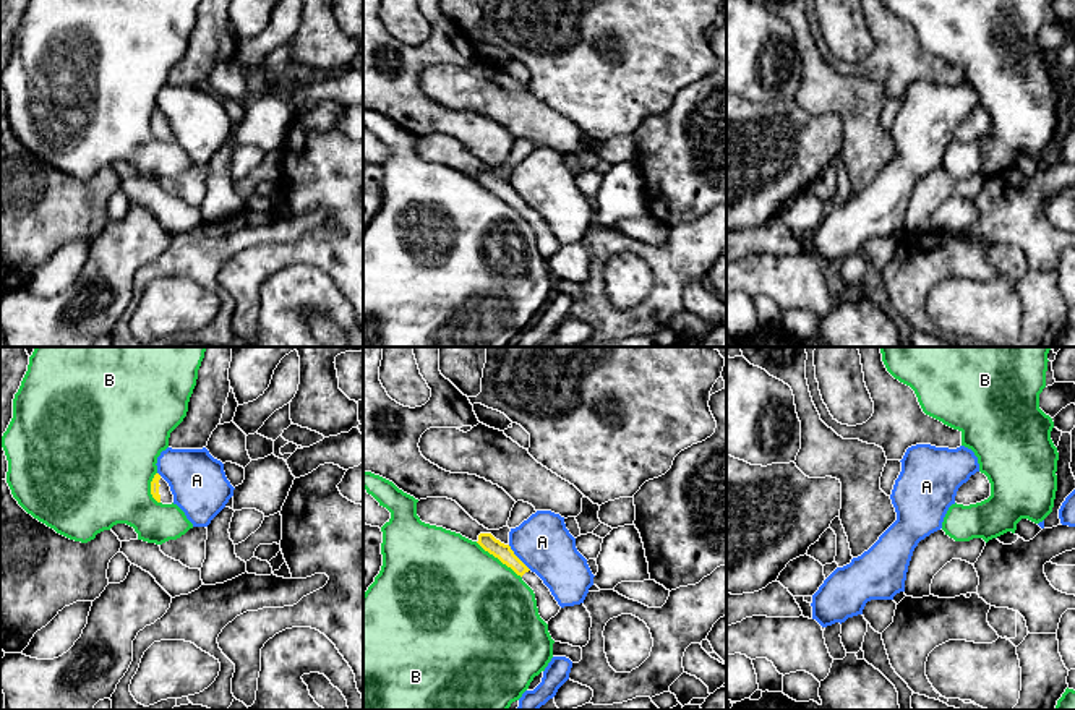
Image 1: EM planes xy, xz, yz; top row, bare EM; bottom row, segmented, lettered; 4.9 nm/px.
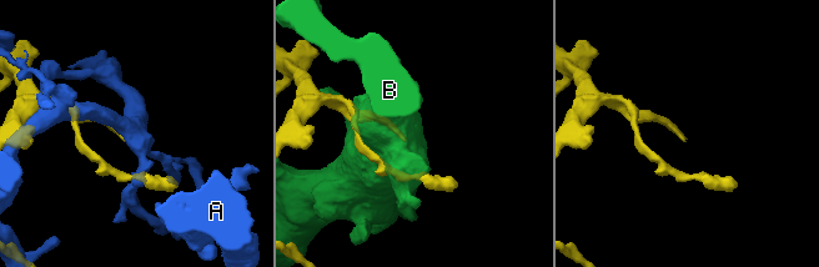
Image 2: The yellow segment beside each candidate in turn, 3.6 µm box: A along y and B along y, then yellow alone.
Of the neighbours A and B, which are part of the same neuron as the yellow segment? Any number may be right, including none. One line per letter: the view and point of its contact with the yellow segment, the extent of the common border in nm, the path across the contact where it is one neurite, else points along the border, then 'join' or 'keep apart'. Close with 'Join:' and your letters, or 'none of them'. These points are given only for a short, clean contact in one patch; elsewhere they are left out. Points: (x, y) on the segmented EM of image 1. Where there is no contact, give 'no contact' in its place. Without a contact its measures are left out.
A: contact xz (518, 558); length 170 nm; keep apart
B: contact xz (498, 558); length 300 nm; keep apart
Join: none of them

